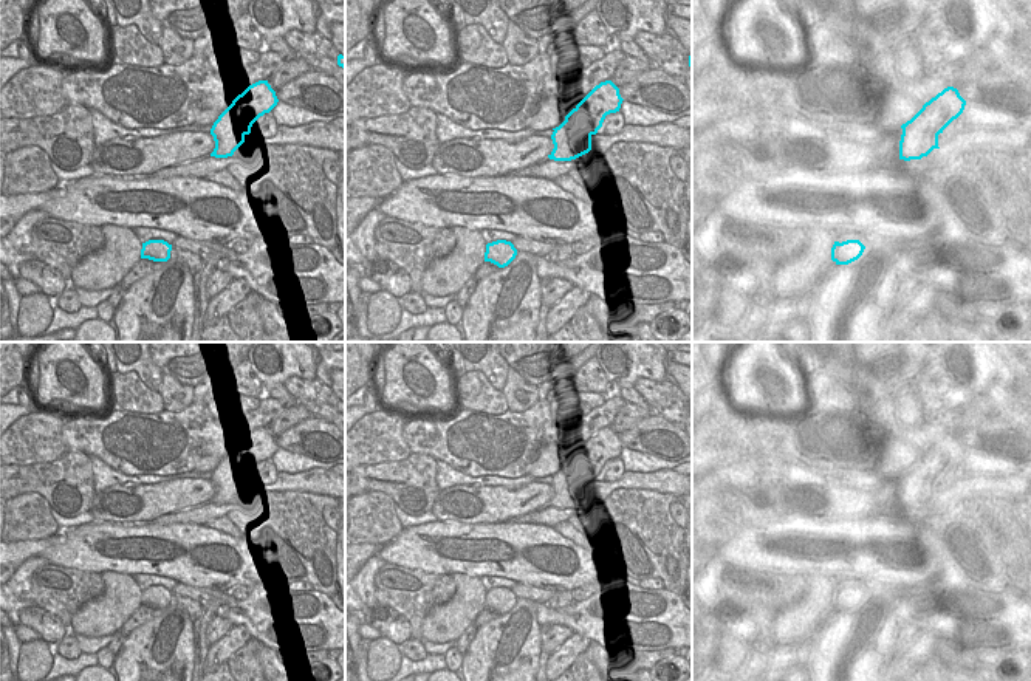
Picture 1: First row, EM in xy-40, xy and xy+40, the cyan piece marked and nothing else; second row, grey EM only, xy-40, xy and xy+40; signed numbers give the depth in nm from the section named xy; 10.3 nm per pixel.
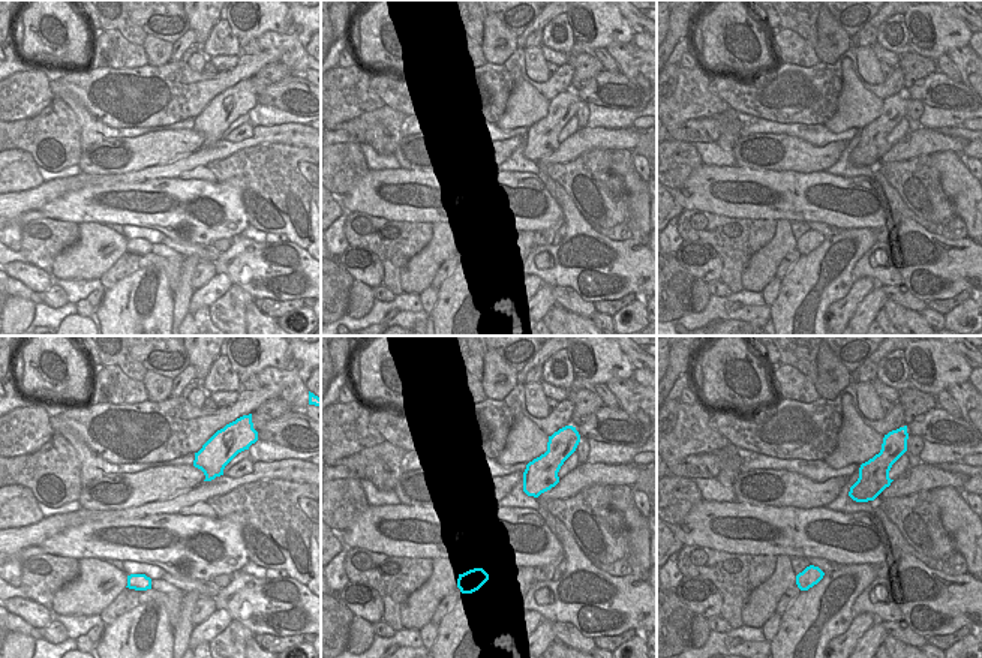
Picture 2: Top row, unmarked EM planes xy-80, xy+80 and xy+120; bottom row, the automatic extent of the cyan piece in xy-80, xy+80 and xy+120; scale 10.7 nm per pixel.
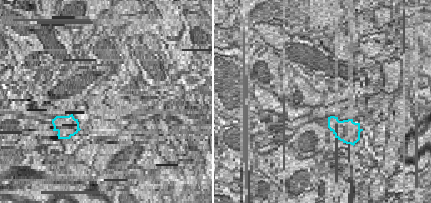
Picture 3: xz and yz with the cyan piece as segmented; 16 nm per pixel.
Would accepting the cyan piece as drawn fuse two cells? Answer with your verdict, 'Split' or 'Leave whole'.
Leave whole.

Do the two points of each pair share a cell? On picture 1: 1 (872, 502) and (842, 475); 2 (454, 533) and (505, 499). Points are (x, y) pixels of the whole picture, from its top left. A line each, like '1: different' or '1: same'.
1: different
2: different

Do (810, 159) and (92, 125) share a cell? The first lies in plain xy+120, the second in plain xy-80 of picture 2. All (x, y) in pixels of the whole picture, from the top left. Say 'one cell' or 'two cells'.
two cells

